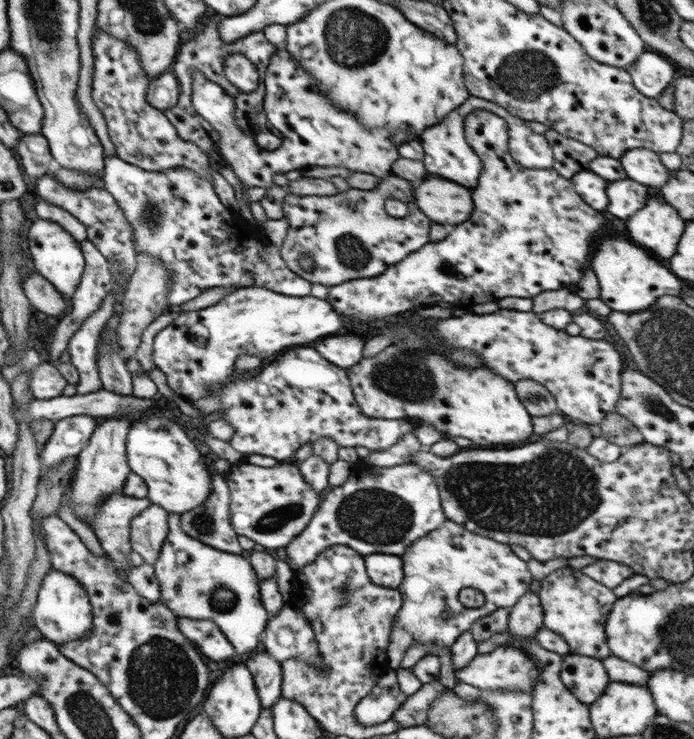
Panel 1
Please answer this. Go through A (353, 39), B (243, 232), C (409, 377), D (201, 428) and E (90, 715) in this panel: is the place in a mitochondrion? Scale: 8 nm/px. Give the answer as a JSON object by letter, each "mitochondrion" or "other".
{"A":"mitochondrion","B":"other","C":"mitochondrion","D":"other","E":"mitochondrion"}

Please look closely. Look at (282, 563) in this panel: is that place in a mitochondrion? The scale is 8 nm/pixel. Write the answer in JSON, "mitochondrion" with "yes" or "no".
{"mitochondrion":"no"}

